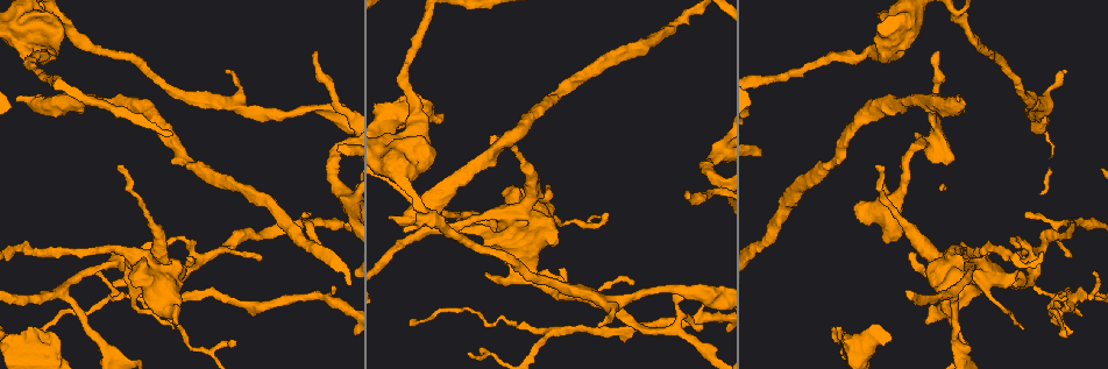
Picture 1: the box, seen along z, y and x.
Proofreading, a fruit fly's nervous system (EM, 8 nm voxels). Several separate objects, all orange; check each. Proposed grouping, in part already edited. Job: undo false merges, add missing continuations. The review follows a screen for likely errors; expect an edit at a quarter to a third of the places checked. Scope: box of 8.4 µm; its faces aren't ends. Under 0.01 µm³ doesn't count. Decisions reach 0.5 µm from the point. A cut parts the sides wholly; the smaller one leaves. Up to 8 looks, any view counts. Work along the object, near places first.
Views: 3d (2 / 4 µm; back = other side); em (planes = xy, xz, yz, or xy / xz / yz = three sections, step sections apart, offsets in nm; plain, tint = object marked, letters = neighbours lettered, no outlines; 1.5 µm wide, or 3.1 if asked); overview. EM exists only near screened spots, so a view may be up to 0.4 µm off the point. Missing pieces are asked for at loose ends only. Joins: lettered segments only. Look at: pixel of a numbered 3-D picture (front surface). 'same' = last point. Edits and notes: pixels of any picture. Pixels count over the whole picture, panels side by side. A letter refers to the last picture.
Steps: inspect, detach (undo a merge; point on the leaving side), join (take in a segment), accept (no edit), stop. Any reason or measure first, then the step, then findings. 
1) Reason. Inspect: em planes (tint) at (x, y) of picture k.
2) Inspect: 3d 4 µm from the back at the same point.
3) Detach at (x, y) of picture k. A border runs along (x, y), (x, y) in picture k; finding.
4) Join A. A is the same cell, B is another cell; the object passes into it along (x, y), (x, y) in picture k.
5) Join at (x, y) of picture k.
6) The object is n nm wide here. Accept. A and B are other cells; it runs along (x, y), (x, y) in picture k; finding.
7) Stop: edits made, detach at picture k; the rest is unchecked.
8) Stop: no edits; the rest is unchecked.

Arms part here. Inspect: 3d 4 µm from the back at (166, 308) of picture 1.

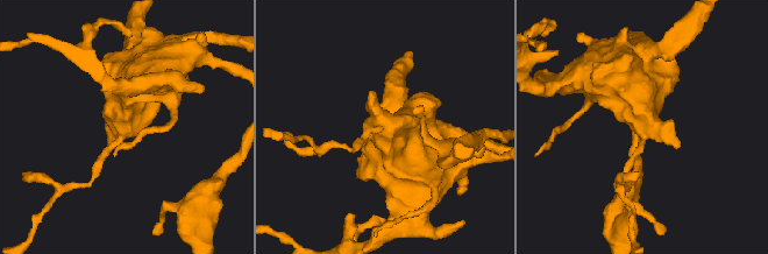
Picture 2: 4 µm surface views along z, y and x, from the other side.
Shape alone is not enough. Inspect: em xy step 4 (tint) at (644, 120) of picture 2.

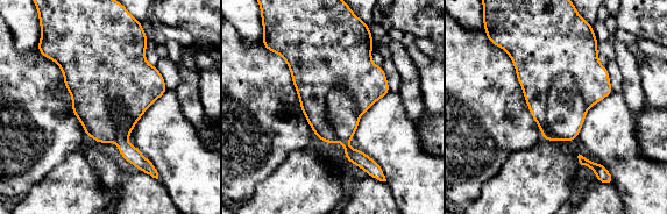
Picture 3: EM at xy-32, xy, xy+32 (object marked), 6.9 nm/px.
Inspect: em planes (letters) at the same point.

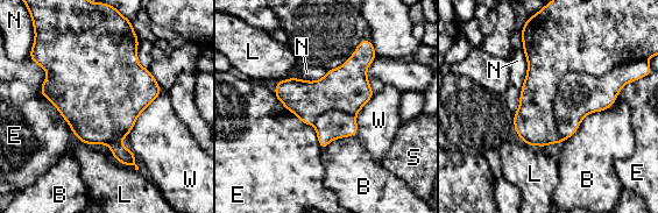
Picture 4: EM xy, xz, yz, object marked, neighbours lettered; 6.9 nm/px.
The object is 380 nm wide here. Detach at (579, 93) of picture 4. B, E, L, N, S and W are other cells; a border runs along (618, 64), (563, 77), (563, 140) in picture 4; two cells meet here.

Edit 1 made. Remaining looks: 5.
Free end. Inspect: 3d 2 µm at (389, 216) of picture 1.

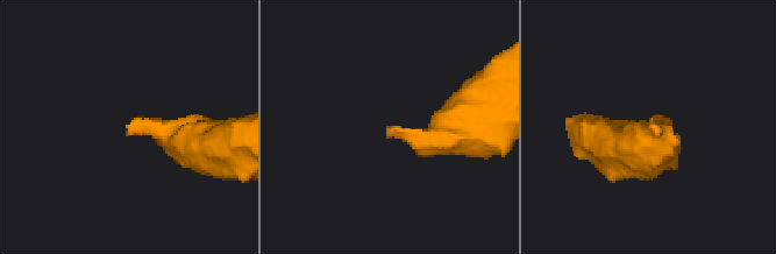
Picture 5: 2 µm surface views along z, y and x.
Inspect: em xy step 8 (tint) at (386, 127) of picture 5.

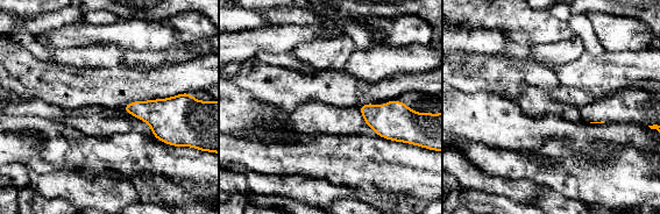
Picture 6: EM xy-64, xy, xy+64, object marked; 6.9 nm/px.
Another direction. Inspect: em planes (letters) at the same point.

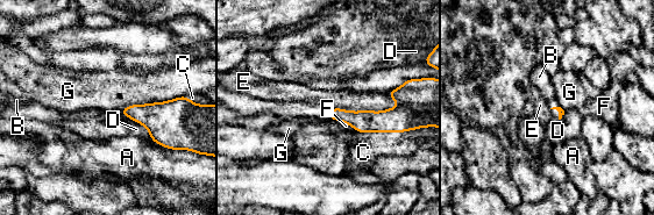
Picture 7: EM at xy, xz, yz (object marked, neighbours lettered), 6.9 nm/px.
Join at (363, 152) of picture 7. C is the same cell, A, B, D, E, F and G are other cells; the object passes into it along (412, 114), (382, 131), (363, 152) in picture 7; it goes on there.

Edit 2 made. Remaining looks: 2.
Thick turns thin. Inspect: em yz step 8 (letters) at (416, 133) of picture 1.

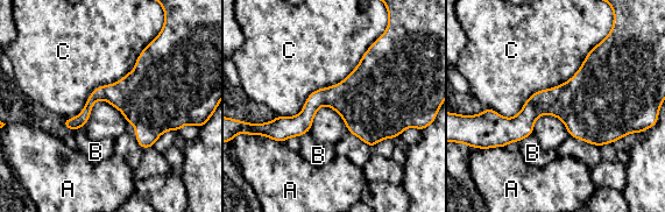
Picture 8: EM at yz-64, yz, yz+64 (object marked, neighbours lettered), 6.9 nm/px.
Another direction. Inspect: em planes (letters) at the same point.

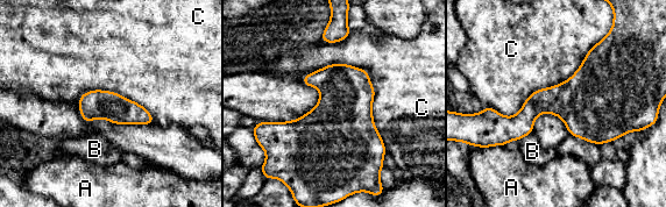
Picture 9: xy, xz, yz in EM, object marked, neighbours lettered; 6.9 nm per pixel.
Accept. A, B and C are other cells; a border runs along (300, 79), (363, 69), (387, 151) in picture 9; continuous, no second cell.

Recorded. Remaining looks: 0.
Stop: edits made, detach at picture 4, join at picture 7; the rest is unchecked.

